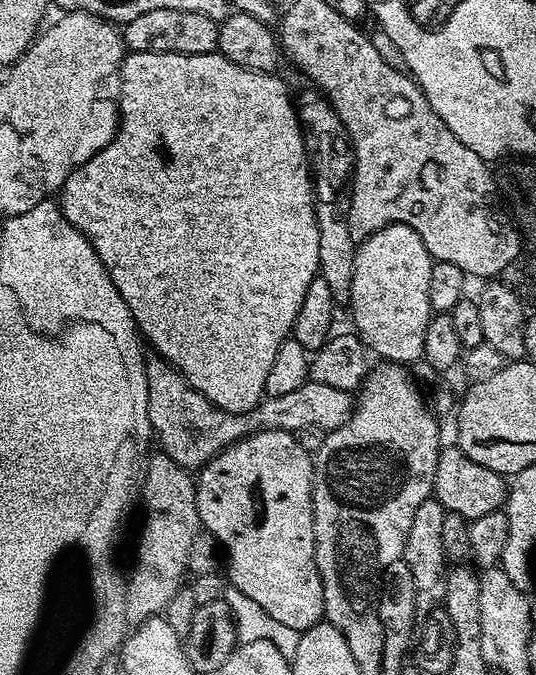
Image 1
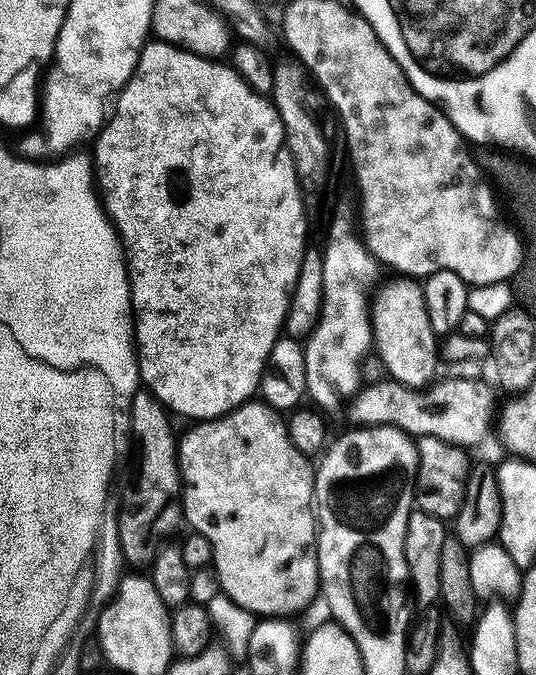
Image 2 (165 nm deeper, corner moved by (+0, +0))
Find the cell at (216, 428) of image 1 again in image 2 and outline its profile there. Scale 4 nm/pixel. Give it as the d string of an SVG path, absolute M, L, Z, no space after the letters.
M383 378L377 384L361 387L351 397L352 405L348 416L356 426L387 426L400 428L413 438L433 436L447 444L459 444L465 450L472 450L475 444L484 440L488 422L493 421L492 392L483 379L466 378L437 379L423 390L400 384L391 378Z

